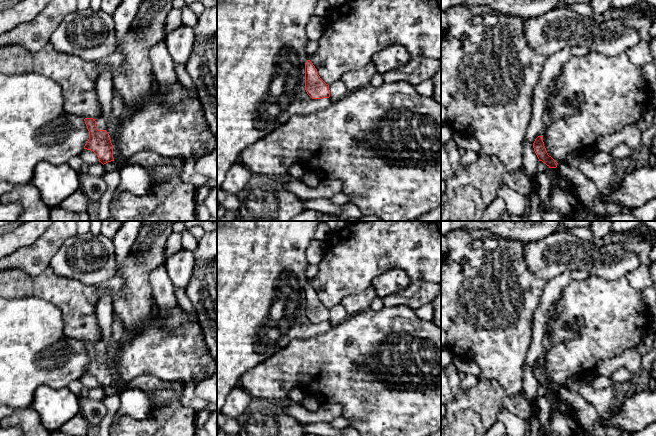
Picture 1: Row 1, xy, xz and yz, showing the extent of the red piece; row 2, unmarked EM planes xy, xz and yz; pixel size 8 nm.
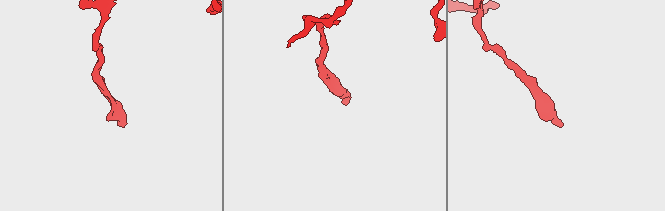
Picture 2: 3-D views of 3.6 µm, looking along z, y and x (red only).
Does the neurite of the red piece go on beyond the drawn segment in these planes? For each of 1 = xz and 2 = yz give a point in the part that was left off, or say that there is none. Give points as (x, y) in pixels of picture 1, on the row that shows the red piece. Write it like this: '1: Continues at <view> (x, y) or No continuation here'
1: No continuation here
2: No continuation here

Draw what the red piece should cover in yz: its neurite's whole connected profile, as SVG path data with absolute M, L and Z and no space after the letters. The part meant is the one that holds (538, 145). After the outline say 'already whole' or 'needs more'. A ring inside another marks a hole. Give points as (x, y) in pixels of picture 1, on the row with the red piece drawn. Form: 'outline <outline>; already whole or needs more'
outline M538 136L534 143L533 143L534 151L539 159L539 161L542 161L545 163L549 168L556 168L557 162L548 155L546 148L544 146L543 142L543 136Z; already whole

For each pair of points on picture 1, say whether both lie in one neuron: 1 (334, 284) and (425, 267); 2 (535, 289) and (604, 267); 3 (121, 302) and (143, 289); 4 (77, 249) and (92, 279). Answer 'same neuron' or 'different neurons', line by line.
1: same neuron
2: different neurons
3: same neuron
4: same neuron

